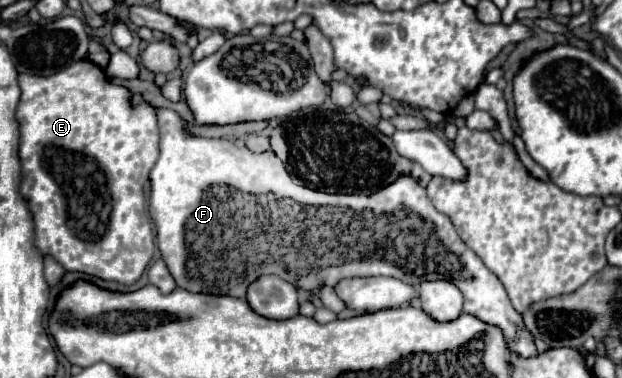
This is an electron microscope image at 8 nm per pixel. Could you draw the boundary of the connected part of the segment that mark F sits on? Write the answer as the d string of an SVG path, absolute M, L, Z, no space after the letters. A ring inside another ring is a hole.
M156 107L156 115L158 115L158 127L160 127L160 157L156 161L156 165L150 171L150 203L148 203L148 211L150 217L154 219L156 225L156 239L158 239L158 249L162 253L164 263L168 265L174 281L178 283L178 287L190 291L190 293L206 293L206 295L230 295L230 297L244 297L248 285L260 277L260 275L278 275L284 281L302 287L306 291L318 291L324 285L324 279L328 273L324 273L324 269L330 267L330 285L336 285L340 279L346 277L396 277L402 279L408 285L420 285L424 281L436 281L436 279L446 279L450 283L454 283L462 295L464 295L464 313L478 317L480 321L488 323L488 325L496 325L502 329L504 337L506 337L506 345L510 353L516 353L520 357L536 357L538 349L534 343L532 333L526 329L522 315L516 313L512 309L512 303L504 291L504 287L500 285L498 277L480 261L480 257L476 257L476 253L472 253L456 235L456 229L452 225L452 221L448 221L448 217L444 217L444 213L436 211L436 207L432 205L432 201L428 201L426 197L426 189L420 187L412 177L400 177L400 181L394 181L392 185L380 189L378 193L372 195L330 195L330 193L322 193L322 191L312 191L306 187L300 187L292 181L292 177L288 175L288 171L284 169L284 163L272 153L272 151L264 151L264 153L252 153L246 147L236 147L232 141L228 139L206 139L206 137L194 137L188 133L186 121L182 121L182 117L172 111L172 109L162 109ZM394 263L404 263L404 269L396 267Z

